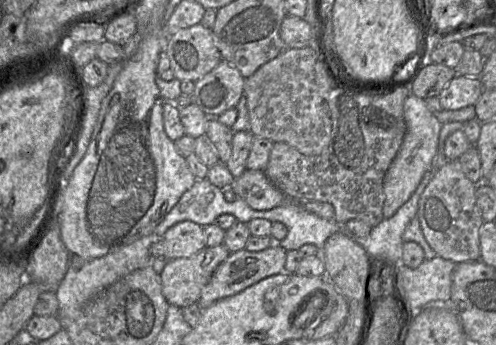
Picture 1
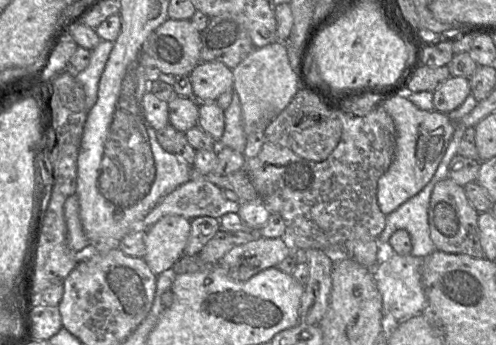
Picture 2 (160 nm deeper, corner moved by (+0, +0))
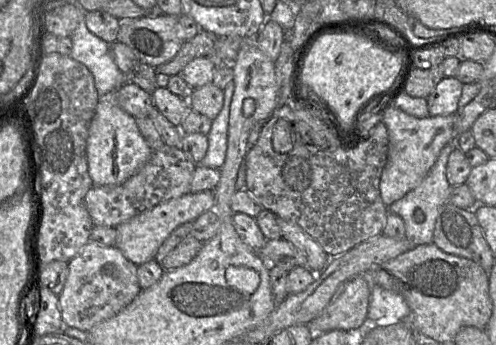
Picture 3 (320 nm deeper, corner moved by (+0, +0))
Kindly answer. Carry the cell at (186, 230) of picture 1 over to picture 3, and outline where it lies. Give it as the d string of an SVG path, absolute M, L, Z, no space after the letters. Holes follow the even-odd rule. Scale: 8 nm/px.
M214 189L187 193L181 197L162 202L116 227L115 247L137 266L155 259L158 249L180 225L192 222L204 212L214 209Z

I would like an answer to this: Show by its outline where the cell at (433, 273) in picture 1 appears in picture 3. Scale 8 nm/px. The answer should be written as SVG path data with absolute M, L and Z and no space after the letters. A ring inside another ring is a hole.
M374 286L371 289L367 319L376 321L382 318L408 320L411 311L404 298L391 290Z

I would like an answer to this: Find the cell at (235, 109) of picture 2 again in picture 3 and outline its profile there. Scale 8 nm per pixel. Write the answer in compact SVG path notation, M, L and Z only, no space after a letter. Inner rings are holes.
M232 80L224 89L224 104L218 116L212 120L211 130L207 135L208 150L199 164L201 166L220 169L225 162L228 143L230 105L234 94L234 88L235 85Z

